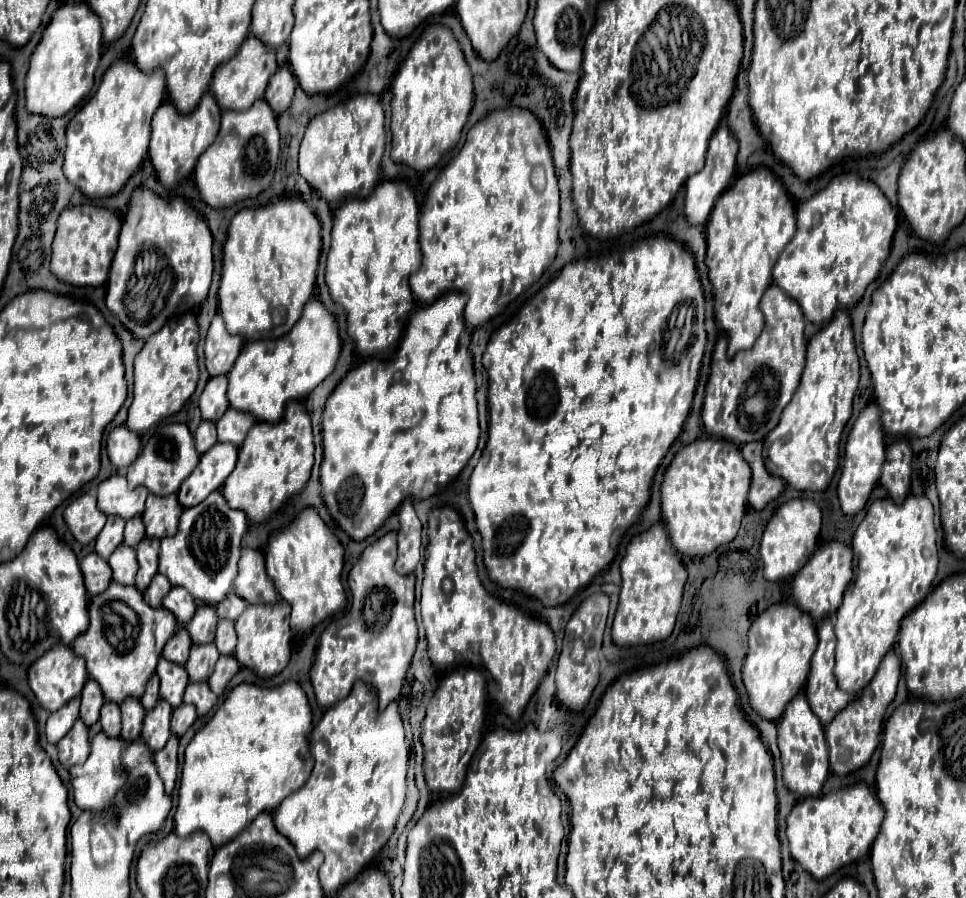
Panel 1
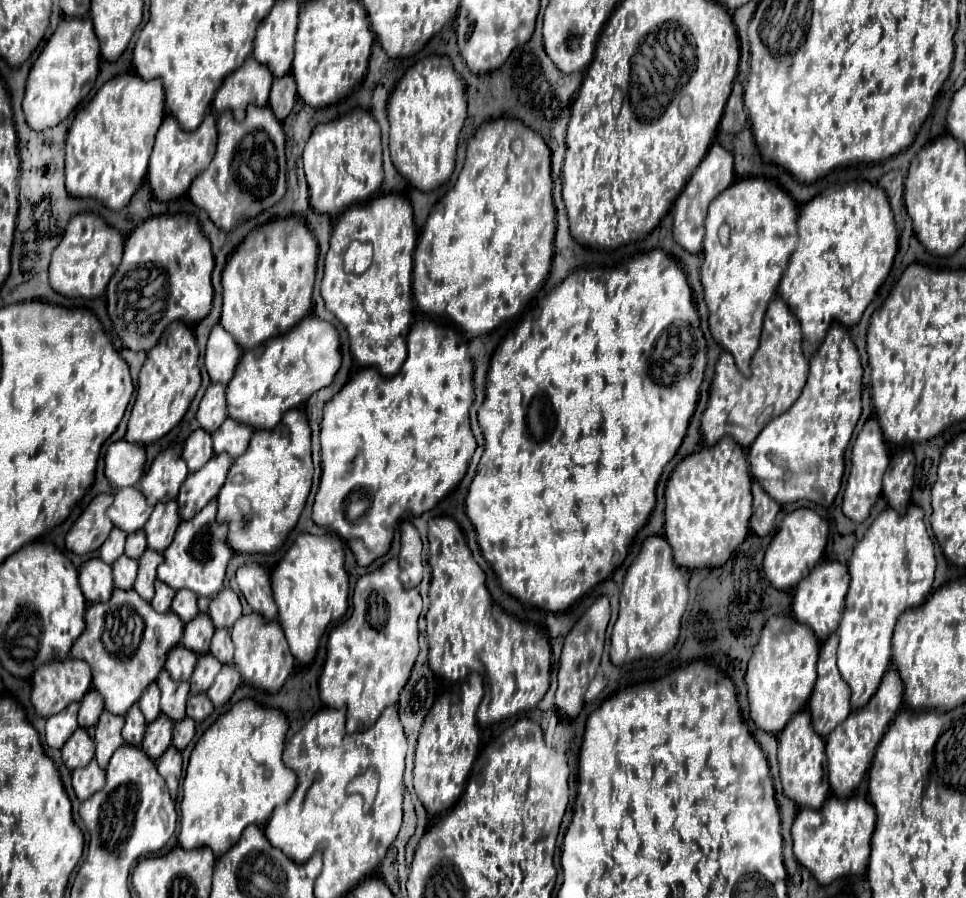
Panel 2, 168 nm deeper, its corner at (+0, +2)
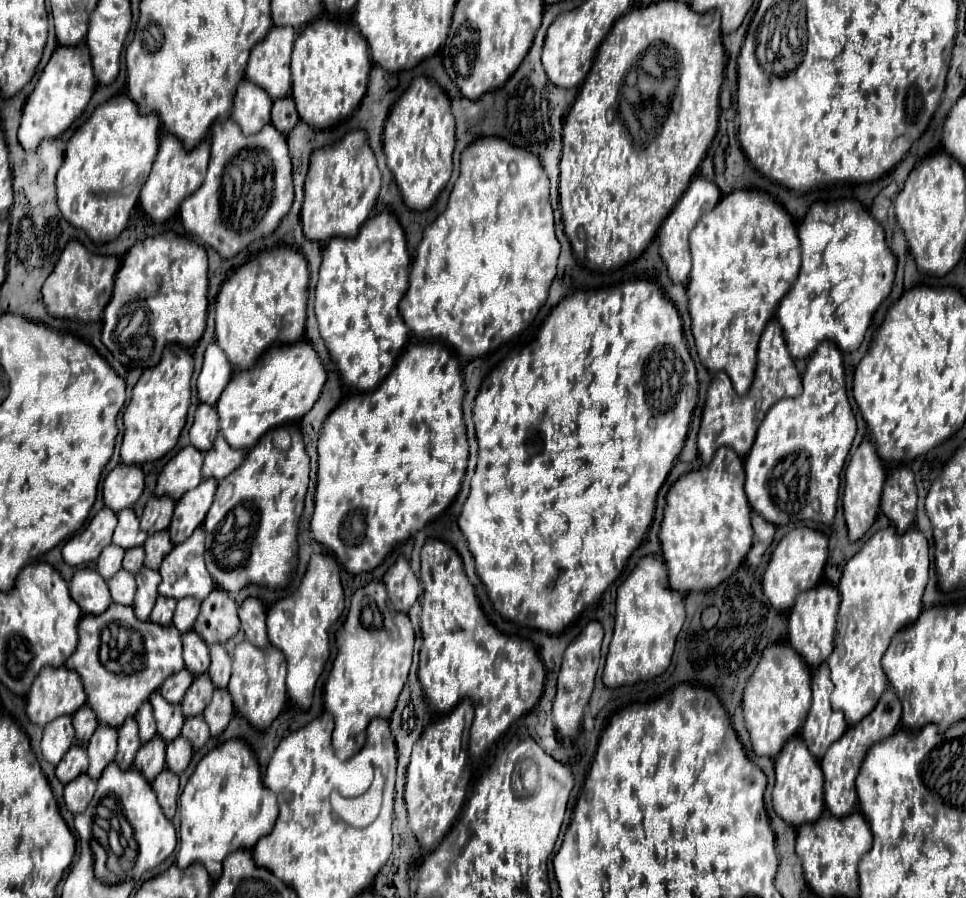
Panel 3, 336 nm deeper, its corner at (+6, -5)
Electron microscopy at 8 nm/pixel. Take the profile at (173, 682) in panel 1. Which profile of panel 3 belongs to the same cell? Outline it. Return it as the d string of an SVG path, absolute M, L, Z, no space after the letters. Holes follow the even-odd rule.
M154 693L154 697L150 699L152 707L154 707L154 719L158 725L158 735L170 743L174 741L184 725L184 715L182 715L182 707L180 705L170 705L160 693Z

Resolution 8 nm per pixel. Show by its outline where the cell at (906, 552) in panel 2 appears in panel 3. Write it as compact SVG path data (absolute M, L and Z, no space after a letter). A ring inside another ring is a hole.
M892 525L886 529L880 529L874 533L862 549L844 565L842 579L838 583L840 593L840 611L838 611L838 625L836 625L836 637L834 637L834 651L828 659L834 691L832 691L832 705L834 709L842 711L848 725L856 725L874 709L874 705L880 701L882 693L886 691L886 675L882 671L880 659L884 651L888 649L892 637L902 629L912 625L918 615L922 613L922 593L928 581L928 541L926 537L916 529L910 527L906 533L898 533Z

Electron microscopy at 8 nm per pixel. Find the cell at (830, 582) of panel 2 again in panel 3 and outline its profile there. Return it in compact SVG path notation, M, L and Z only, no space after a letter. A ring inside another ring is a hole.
M822 583L822 585L818 585L818 589L810 589L806 593L800 593L798 601L794 603L794 609L790 611L788 645L804 659L804 663L810 669L816 669L818 665L822 665L832 653L838 603L840 603L838 589L828 583Z

